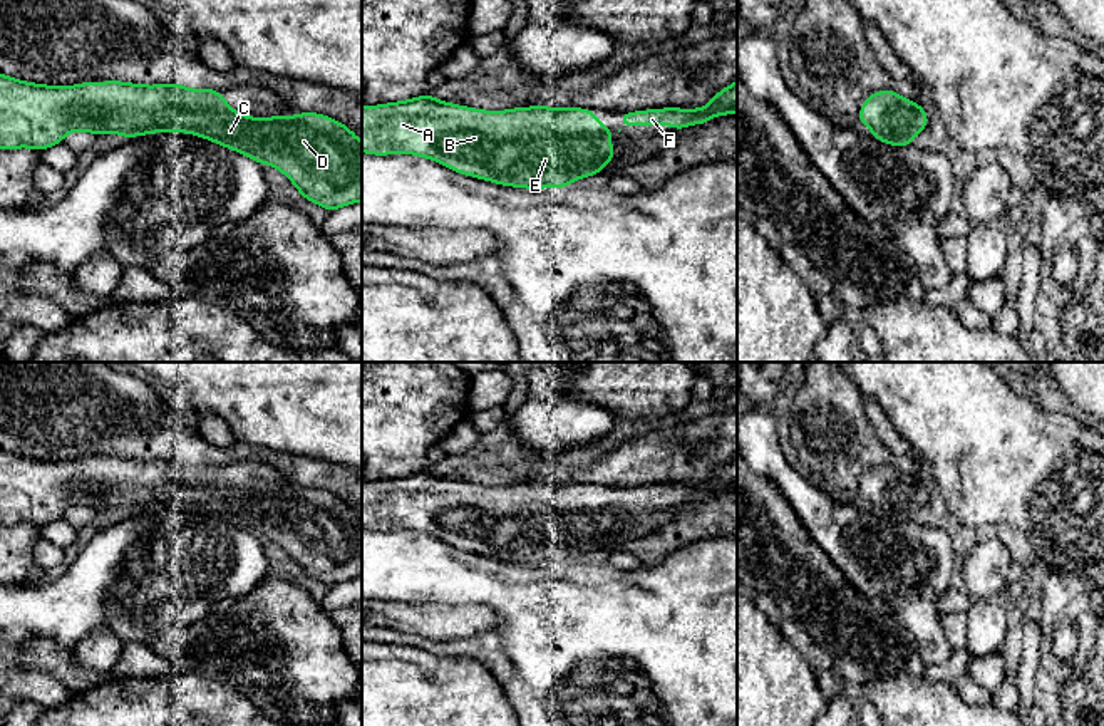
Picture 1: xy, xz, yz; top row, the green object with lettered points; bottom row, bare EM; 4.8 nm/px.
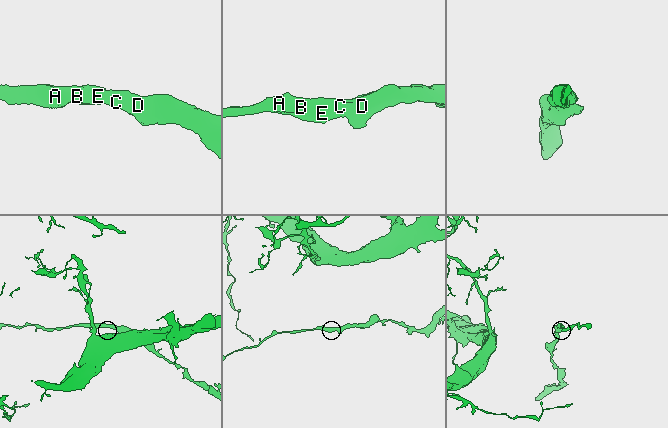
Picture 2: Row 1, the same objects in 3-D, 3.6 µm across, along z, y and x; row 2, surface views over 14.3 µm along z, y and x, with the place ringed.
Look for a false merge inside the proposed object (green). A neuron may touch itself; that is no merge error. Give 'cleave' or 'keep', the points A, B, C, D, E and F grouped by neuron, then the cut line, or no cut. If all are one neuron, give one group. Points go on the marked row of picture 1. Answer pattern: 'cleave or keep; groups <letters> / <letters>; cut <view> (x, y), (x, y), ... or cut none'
keep; groups A B C D E F; cut none

